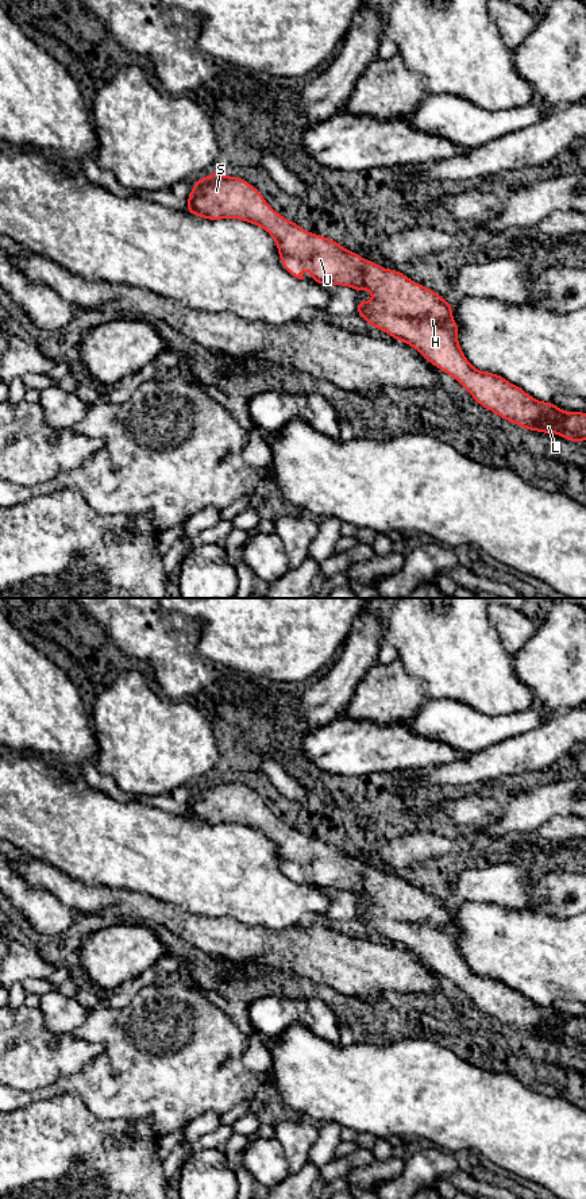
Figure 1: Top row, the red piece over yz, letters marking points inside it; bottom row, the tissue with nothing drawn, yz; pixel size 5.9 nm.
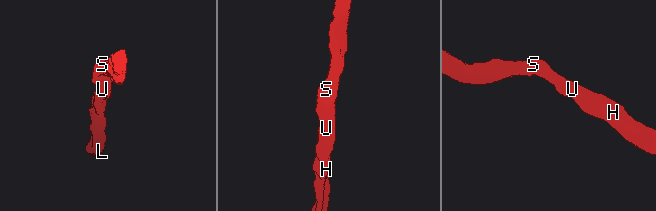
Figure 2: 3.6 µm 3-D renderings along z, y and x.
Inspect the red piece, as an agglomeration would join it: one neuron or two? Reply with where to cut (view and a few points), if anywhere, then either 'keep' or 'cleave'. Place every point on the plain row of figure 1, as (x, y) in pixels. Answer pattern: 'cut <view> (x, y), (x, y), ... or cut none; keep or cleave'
cut none; keep

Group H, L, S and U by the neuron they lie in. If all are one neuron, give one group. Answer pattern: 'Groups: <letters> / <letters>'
Groups: H L S U

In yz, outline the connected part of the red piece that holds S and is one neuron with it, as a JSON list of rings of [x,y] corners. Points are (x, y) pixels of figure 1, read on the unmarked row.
[[[212,778],[194,787],[189,799],[185,817],[208,824],[239,824],[262,832],[277,847],[281,868],[288,878],[298,884],[307,874],[311,884],[321,890],[343,890],[355,895],[370,895],[373,906],[358,906],[356,920],[371,932],[389,938],[398,947],[405,947],[416,953],[429,968],[456,984],[483,1013],[502,1023],[524,1032],[528,1036],[558,1038],[570,1046],[586,1045],[586,1018],[564,1017],[552,1006],[541,1007],[527,999],[520,991],[508,987],[504,982],[477,975],[463,960],[458,947],[459,932],[454,926],[450,909],[436,897],[413,887],[398,875],[389,875],[352,857],[332,844],[307,837],[298,829],[286,825],[275,817],[262,802],[261,797],[239,782]]]

